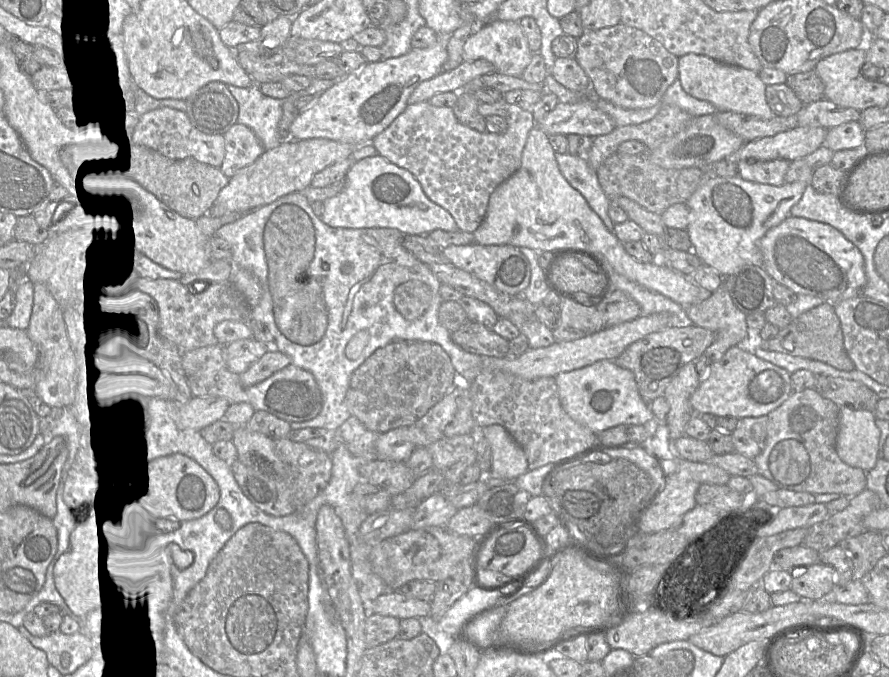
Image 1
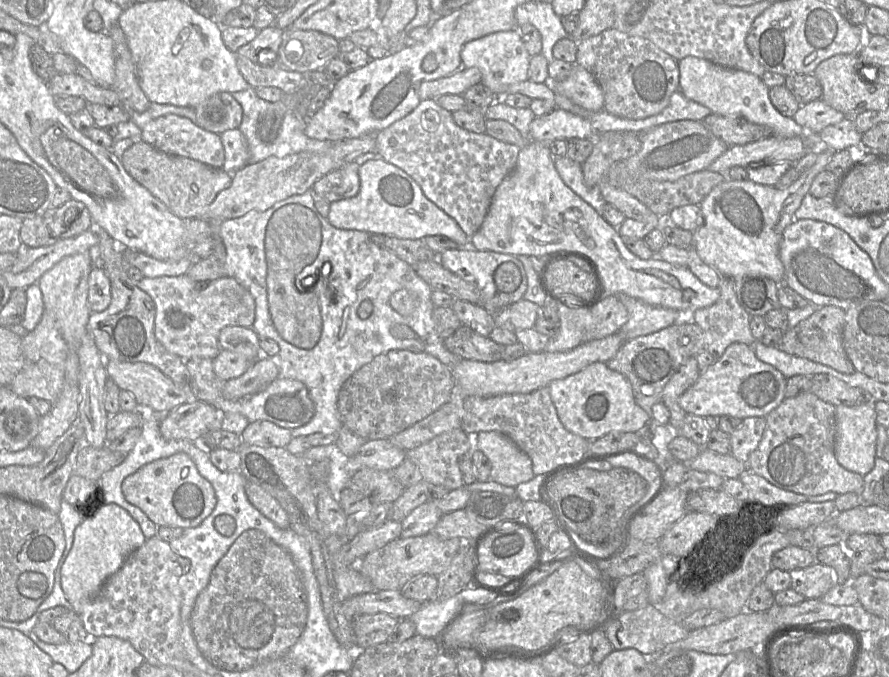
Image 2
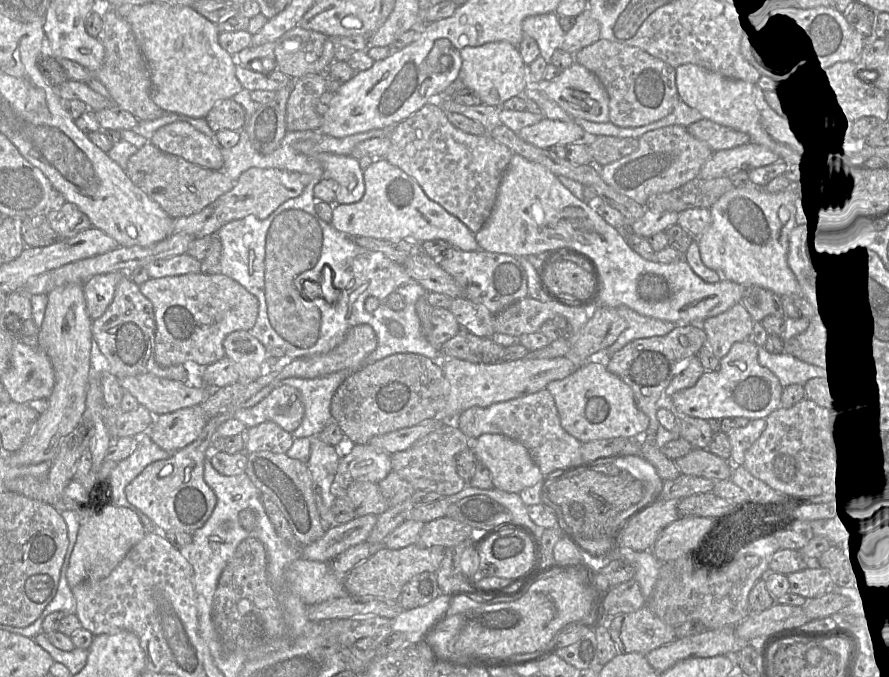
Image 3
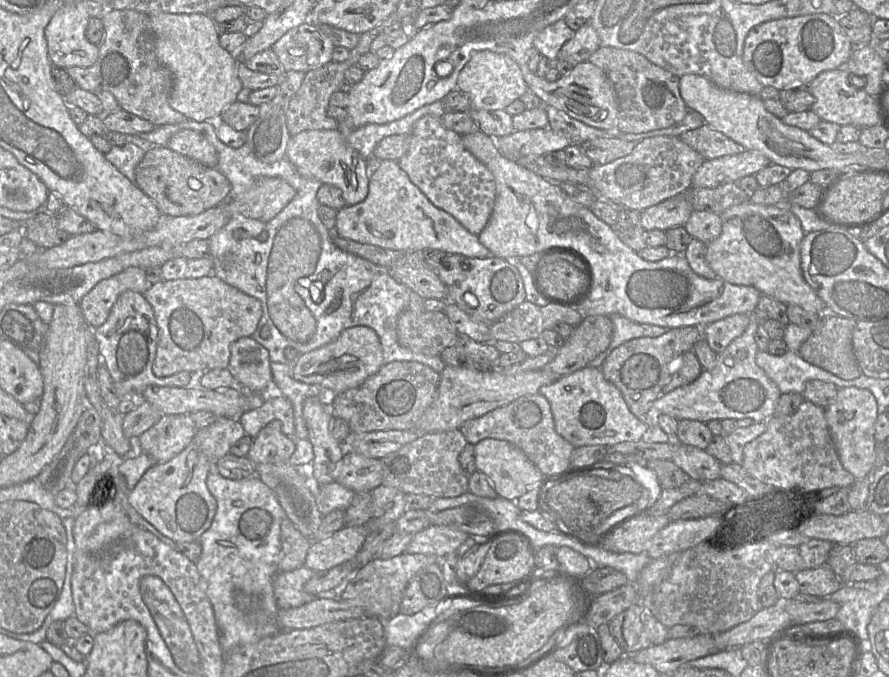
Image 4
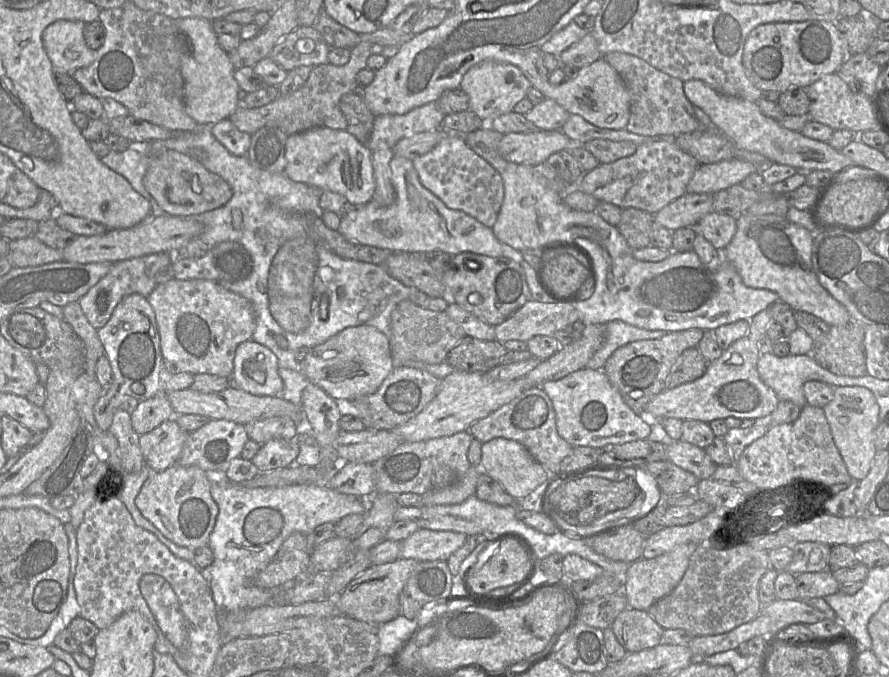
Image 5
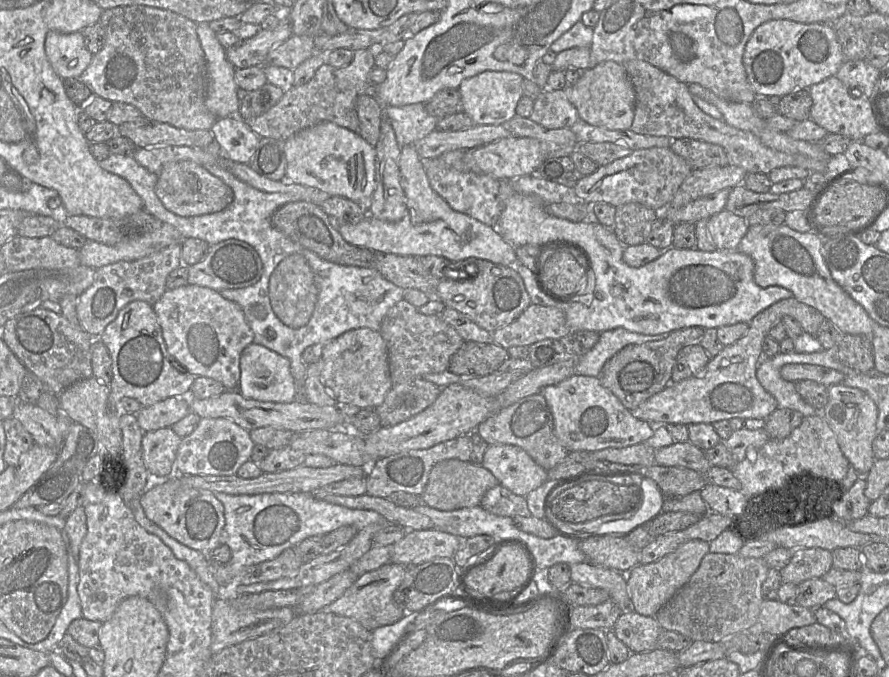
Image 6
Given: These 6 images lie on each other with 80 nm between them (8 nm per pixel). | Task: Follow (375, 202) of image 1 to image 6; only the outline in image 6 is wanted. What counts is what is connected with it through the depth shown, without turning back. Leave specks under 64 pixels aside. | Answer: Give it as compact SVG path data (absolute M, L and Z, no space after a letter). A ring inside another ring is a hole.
M412 144L402 147L399 156L400 184L406 197L406 214L396 222L365 216L355 223L342 223L339 232L349 243L374 252L393 253L421 257L436 255L451 261L475 257L504 266L514 266L517 262L515 247L506 242L491 227L461 212L453 210L449 204L431 187L420 158Z

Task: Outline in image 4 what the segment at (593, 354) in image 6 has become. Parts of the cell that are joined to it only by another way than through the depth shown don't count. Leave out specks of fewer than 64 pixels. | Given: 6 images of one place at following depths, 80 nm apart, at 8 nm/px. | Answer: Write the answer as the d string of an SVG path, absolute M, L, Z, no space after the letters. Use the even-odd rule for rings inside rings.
M612 314L609 318L612 323L612 340L608 348L589 363L592 367L601 368L610 353L627 341L643 337L656 338L670 330L652 324L633 322L620 314Z

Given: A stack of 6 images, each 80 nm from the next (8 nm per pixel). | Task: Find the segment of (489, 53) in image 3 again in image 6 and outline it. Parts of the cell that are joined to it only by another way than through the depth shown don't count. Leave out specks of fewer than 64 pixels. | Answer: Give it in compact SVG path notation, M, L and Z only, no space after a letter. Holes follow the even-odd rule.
M484 71L464 79L458 88L463 112L472 119L475 125L502 125L516 116L516 106L523 96L523 79L524 77L520 74L508 71Z

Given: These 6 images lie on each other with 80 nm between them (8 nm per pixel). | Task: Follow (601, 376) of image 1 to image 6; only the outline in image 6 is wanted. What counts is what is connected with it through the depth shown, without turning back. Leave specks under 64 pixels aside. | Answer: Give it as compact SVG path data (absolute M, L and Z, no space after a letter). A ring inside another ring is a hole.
M573 374L558 384L547 386L540 392L545 398L554 423L554 435L568 452L595 452L606 448L625 448L645 443L653 436L654 425L638 419L605 387L598 377Z

